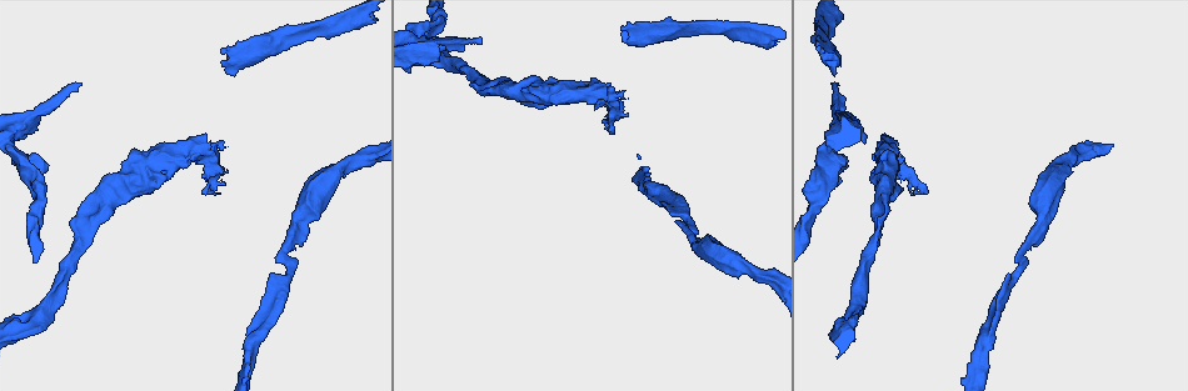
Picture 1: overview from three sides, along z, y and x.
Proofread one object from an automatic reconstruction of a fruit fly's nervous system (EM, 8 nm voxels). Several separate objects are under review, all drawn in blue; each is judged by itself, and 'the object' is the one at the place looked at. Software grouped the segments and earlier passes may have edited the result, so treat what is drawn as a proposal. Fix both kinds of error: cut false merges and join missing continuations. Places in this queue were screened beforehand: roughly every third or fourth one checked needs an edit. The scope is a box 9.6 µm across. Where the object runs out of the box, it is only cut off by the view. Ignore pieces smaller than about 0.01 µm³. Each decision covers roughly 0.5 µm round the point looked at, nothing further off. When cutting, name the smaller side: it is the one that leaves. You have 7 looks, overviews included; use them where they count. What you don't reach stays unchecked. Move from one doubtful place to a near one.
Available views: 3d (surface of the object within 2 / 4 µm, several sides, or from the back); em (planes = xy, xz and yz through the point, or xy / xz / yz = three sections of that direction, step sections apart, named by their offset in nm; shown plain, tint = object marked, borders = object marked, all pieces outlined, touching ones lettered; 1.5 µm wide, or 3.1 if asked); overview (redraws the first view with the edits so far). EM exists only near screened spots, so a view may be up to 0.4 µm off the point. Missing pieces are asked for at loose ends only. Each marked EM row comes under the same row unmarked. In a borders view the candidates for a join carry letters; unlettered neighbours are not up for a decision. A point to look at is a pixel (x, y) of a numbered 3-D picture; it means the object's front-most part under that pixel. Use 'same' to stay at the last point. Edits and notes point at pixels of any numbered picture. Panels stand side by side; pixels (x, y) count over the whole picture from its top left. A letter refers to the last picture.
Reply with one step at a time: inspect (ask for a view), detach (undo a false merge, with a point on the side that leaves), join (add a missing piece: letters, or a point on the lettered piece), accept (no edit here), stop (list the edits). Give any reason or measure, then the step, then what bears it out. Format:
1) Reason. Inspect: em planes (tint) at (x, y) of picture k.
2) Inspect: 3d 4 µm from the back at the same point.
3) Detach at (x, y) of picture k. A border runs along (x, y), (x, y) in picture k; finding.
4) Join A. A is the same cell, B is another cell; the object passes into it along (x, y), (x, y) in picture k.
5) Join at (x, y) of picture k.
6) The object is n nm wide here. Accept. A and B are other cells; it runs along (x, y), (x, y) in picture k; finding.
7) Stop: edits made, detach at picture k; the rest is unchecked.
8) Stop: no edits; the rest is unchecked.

Branch stops here. Inspect: em xy step 4 (tint) at (621, 26) of picture 1.

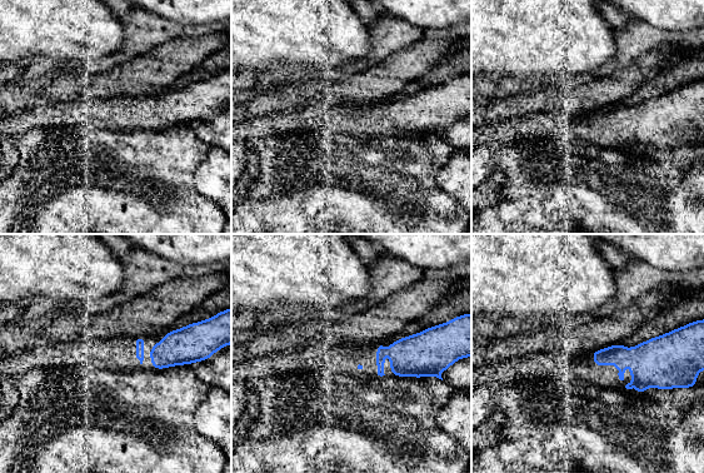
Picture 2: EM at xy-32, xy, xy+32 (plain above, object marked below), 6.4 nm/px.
Inspect: em xy step 4 (borders) at the same point.

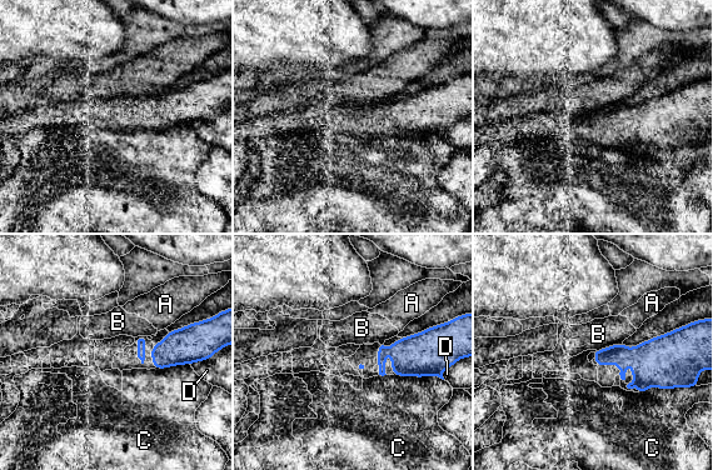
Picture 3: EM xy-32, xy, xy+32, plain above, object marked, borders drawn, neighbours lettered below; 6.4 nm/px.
The longest contact is with C, 280 nm. Accept. A, B, C and D are other cells; a border runs along (622, 341), (596, 350) in picture 3; none of them fits.

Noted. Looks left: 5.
Thick end. Inspect: em yz step 4 (tint) at (223, 146) of picture 1.

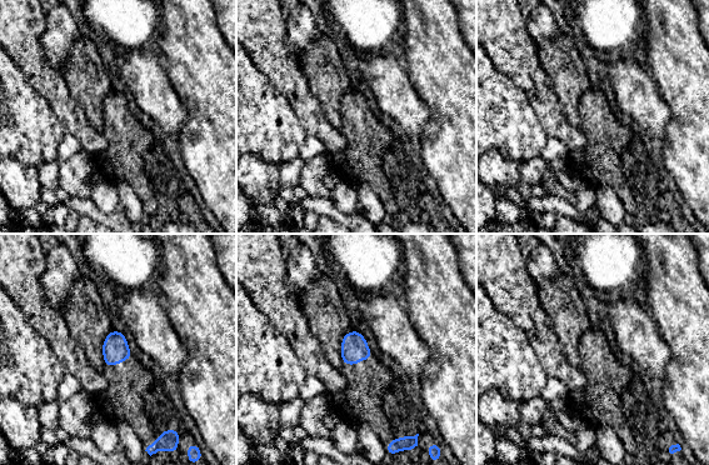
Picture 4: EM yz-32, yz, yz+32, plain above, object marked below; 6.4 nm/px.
Cut it another way. Inspect: em xy step 8 (borders) at the same point.

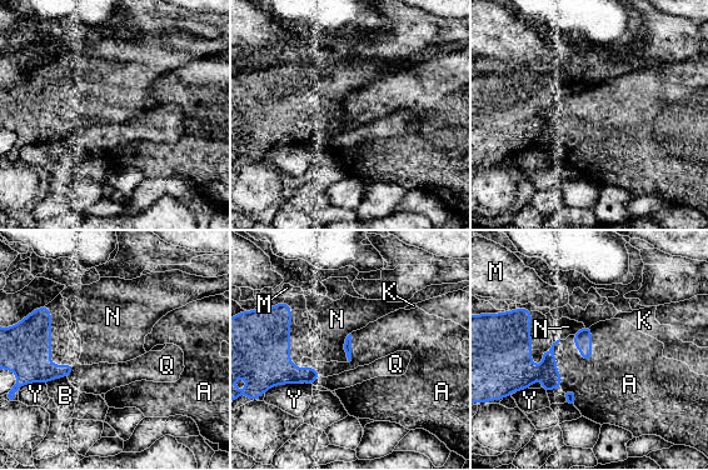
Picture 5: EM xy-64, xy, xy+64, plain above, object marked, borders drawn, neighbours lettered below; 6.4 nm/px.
The longest contact is with A, 240 nm. Join N. N is the same cell, A, B, K, M, Q and Y are other cells; the object passes into it along (348, 341), (344, 348), (337, 319) in picture 5; it goes on there.

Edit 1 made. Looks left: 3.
See it whole again. Inspect: overview.

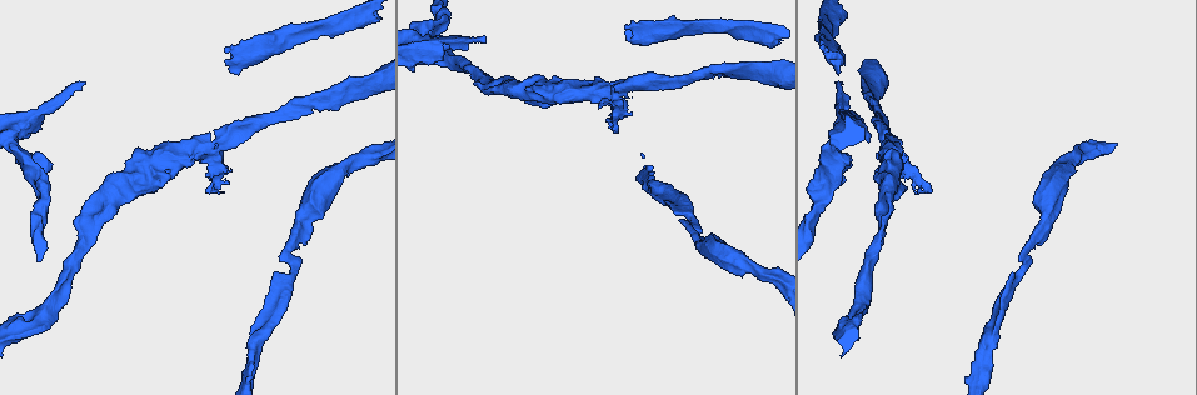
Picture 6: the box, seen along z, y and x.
Inspect: 3d 2 µm from the back at (304, 23) of picture 6.

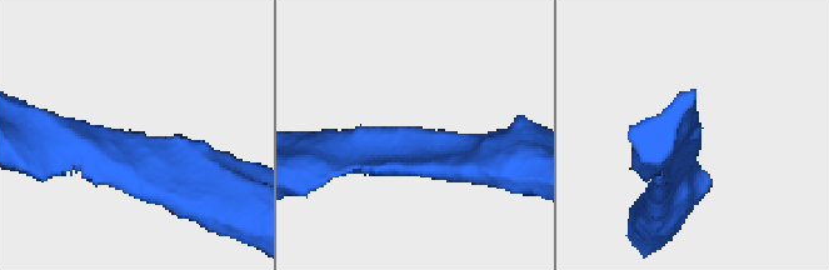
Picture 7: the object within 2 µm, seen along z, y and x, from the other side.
Inspect: em planes (borders) at (141, 139) of picture 7.

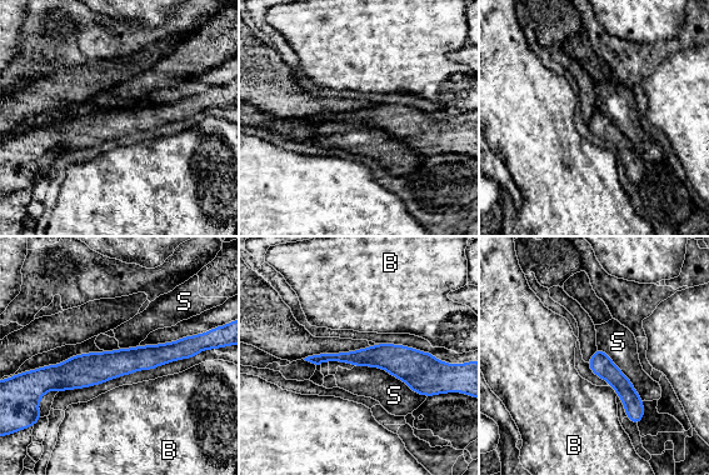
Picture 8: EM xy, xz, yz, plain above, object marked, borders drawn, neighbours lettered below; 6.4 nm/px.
Accept. B and S are other cells; no lettered piece goes on from it.

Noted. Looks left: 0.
Stop: edits made, join at picture 5; the rest is unchecked.

